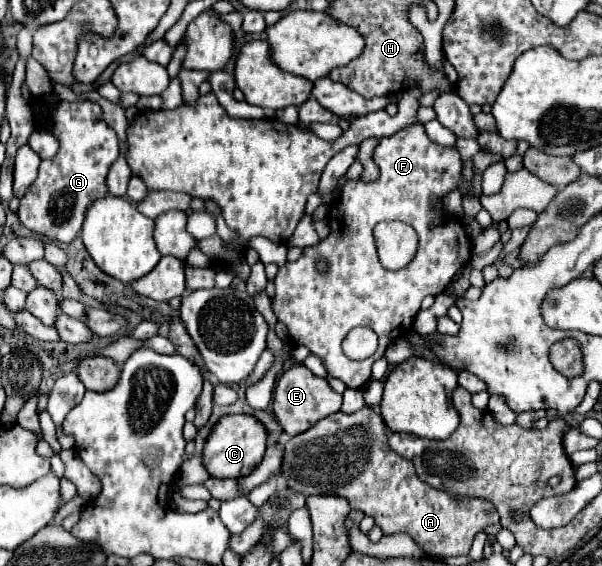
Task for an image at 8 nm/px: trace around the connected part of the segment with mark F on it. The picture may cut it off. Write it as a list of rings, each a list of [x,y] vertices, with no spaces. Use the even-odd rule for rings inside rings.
[[[411,125],[397,131],[395,135],[383,137],[373,153],[373,161],[381,169],[379,181],[371,185],[363,185],[363,181],[345,183],[339,201],[333,203],[329,209],[329,227],[331,227],[329,237],[321,239],[317,245],[305,247],[301,257],[293,263],[285,263],[275,277],[277,295],[273,301],[273,311],[277,319],[287,325],[291,341],[295,345],[305,345],[311,353],[321,357],[323,363],[327,365],[329,375],[341,379],[351,389],[361,389],[371,379],[371,365],[383,357],[387,345],[403,337],[403,333],[407,335],[407,331],[413,325],[413,317],[419,313],[423,297],[439,295],[453,281],[455,273],[461,267],[465,267],[471,259],[471,239],[467,237],[463,225],[457,219],[451,219],[443,211],[445,195],[455,191],[461,179],[463,161],[457,147],[443,147],[439,143],[433,143],[427,137],[423,125]],[[381,221],[403,221],[411,225],[419,235],[419,249],[415,259],[399,271],[385,269],[377,257],[373,227]],[[317,257],[327,259],[329,263],[327,273],[319,273],[315,269]],[[353,327],[369,327],[379,337],[377,351],[365,361],[353,361],[341,349],[345,335]]]

